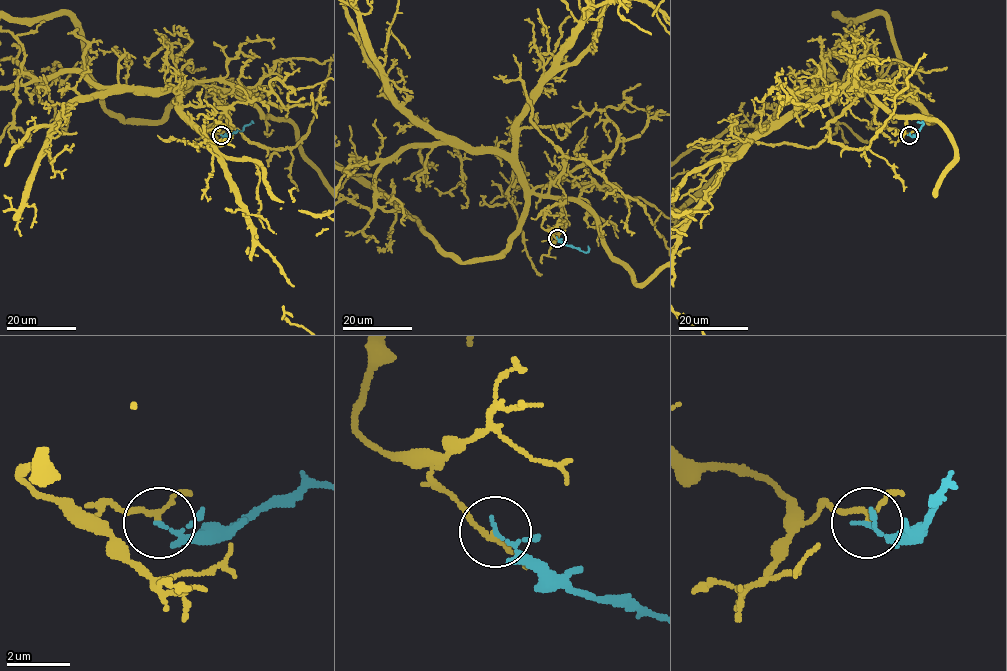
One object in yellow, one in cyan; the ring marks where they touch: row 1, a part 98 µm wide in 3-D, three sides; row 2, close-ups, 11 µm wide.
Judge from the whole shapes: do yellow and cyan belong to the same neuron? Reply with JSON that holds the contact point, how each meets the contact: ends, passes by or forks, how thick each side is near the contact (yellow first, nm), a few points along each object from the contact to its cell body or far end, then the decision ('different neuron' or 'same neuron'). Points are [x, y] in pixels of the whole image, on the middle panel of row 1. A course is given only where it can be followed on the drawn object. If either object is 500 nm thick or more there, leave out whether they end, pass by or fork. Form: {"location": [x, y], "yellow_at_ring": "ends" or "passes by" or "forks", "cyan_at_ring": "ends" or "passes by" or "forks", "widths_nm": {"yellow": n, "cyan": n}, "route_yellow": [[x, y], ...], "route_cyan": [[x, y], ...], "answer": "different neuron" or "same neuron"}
{"location": [557, 238], "yellow_at_ring": "passes by", "cyan_at_ring": "passes by", "widths_nm": {"yellow": 130, "cyan": 90}, "route_yellow": [[556, 238], [542, 227], [558, 199], [533, 194], [497, 152], [450, 140]], "route_cyan": [[556, 238], [584, 252], [588, 246]], "answer": "different neuron"}

